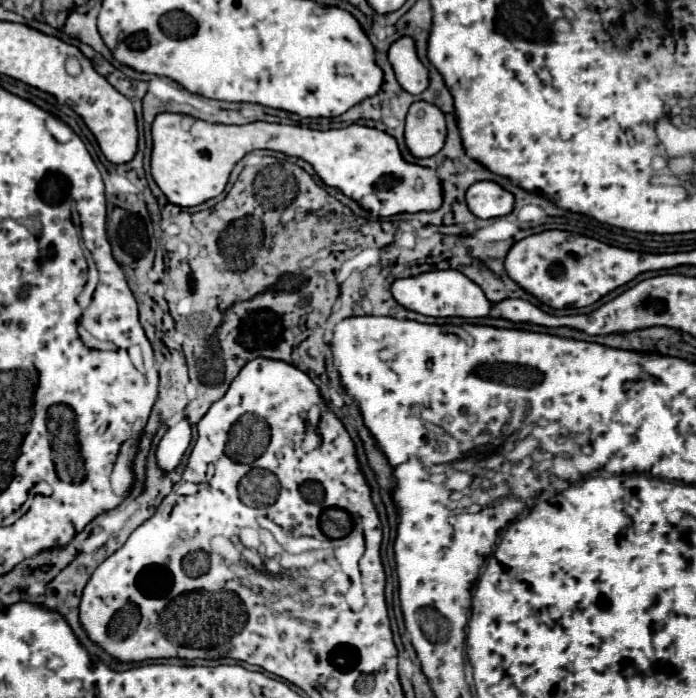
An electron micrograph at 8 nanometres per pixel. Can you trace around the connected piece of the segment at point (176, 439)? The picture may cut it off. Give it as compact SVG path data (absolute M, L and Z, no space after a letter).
M182 419L178 425L170 427L168 433L162 437L158 451L156 451L158 465L166 471L172 471L182 461L182 455L188 449L190 439L192 439L190 423L186 419Z

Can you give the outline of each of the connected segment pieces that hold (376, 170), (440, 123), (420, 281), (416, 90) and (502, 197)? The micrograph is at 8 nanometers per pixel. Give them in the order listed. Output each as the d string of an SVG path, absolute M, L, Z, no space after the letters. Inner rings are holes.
M160 113L152 125L152 139L152 177L168 201L180 207L194 207L218 197L224 191L234 165L254 149L282 151L308 161L326 185L340 189L344 195L358 201L364 209L378 217L434 211L442 205L442 185L438 185L438 173L434 173L434 169L404 161L392 135L366 125L314 131L302 125L264 121L222 125L180 113ZM418 179L422 179L420 191L416 189Z
M426 101L412 103L406 117L406 145L414 157L432 157L446 139L444 113Z
M454 269L448 271L430 271L422 273L418 277L408 277L408 279L398 279L392 285L392 297L396 303L402 307L422 313L422 315L432 315L432 317L486 317L492 309L490 301L484 297L484 291L470 281L464 273L458 273Z
M410 37L396 39L388 49L388 59L394 67L396 79L402 85L402 89L406 89L412 95L420 95L426 89L426 85L430 83L428 69L418 59L414 41L410 41Z
M478 181L466 191L470 211L480 219L508 215L514 207L514 195L494 181Z

